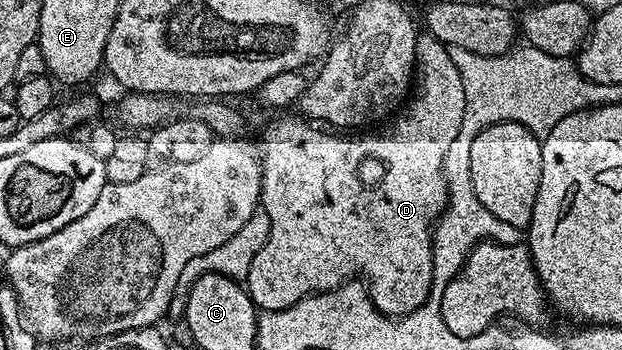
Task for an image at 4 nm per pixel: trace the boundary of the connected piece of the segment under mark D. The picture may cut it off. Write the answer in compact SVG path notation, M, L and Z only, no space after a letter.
M421 33L417 36L417 61L415 64L415 82L411 87L411 94L407 102L392 116L390 127L382 129L378 135L369 133L333 133L324 135L316 131L304 118L281 119L278 123L269 123L265 127L265 140L259 143L259 158L261 160L261 201L265 215L269 219L269 236L267 241L253 255L249 272L243 283L247 288L253 306L262 312L282 311L295 305L306 295L316 295L318 291L333 291L350 277L360 277L367 284L369 298L379 311L386 312L394 317L410 315L419 306L417 299L417 275L413 271L401 271L401 259L413 259L417 251L425 253L433 250L433 228L438 219L445 213L449 201L449 183L445 180L445 158L447 149L455 137L459 137L459 129L463 125L465 116L465 90L463 77L457 68L454 52L441 43L434 35Z

